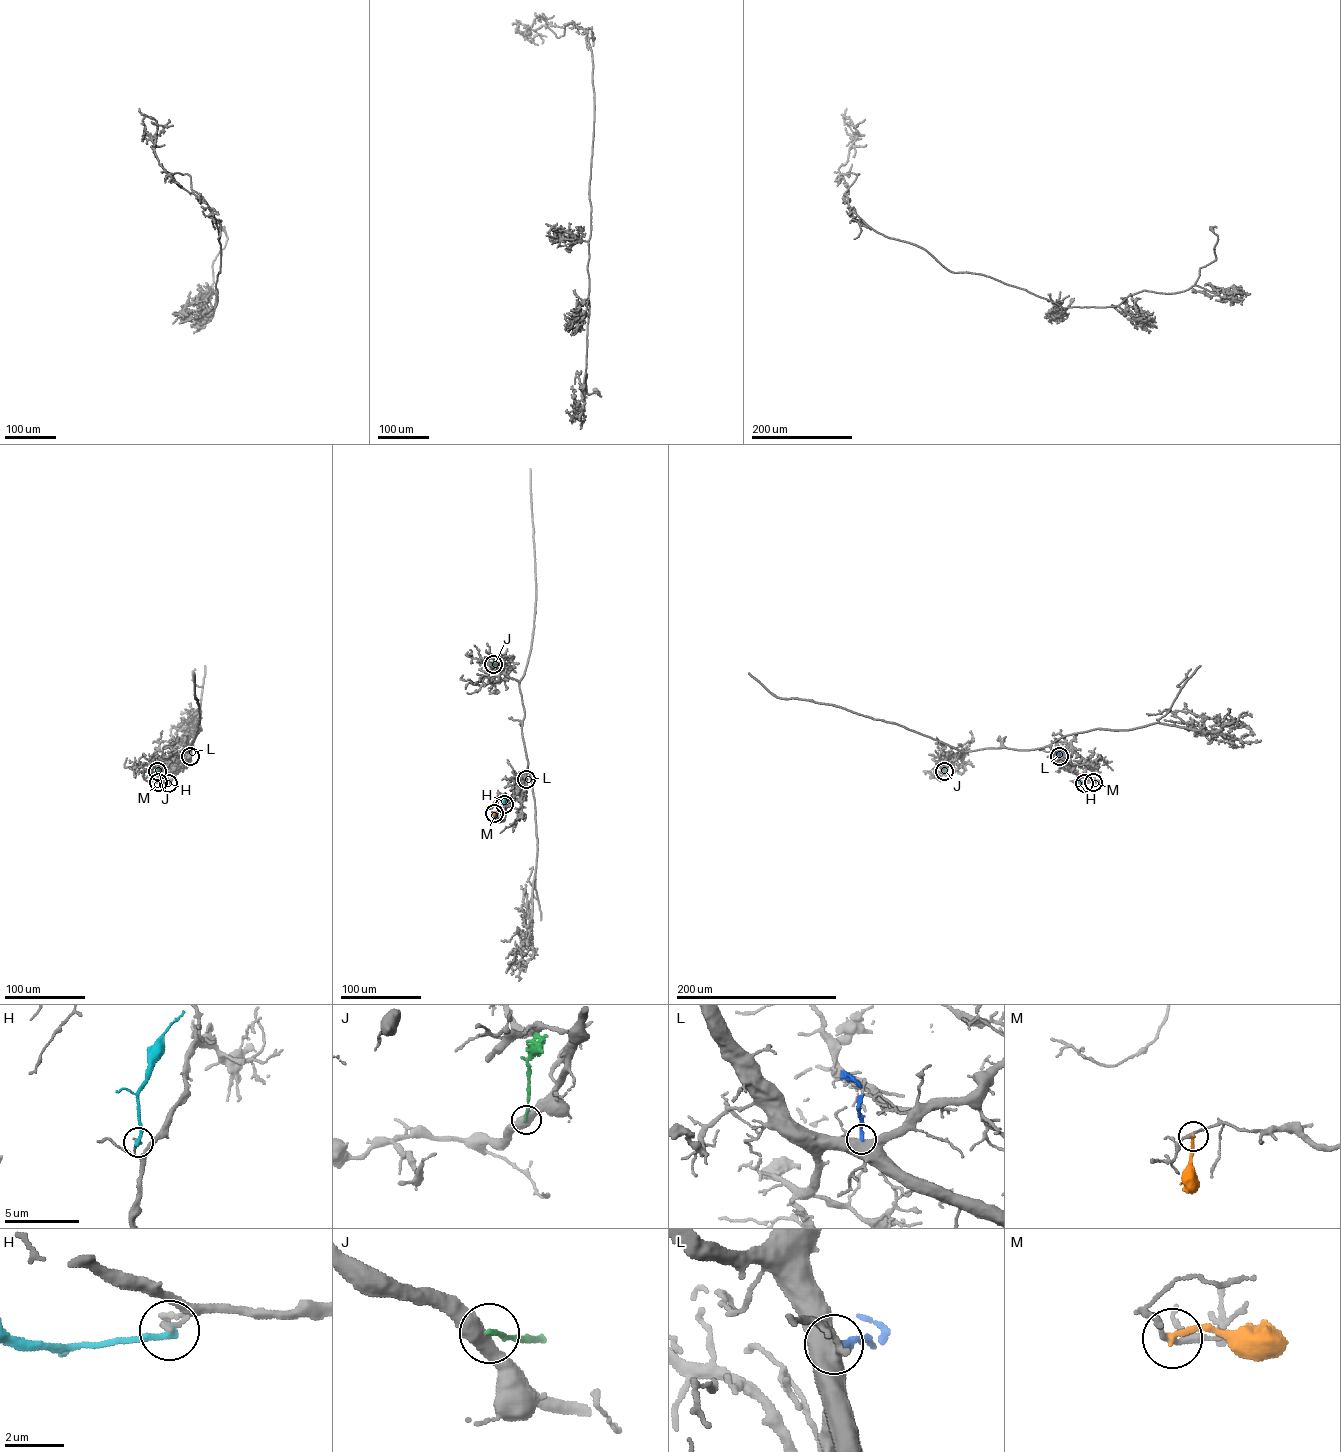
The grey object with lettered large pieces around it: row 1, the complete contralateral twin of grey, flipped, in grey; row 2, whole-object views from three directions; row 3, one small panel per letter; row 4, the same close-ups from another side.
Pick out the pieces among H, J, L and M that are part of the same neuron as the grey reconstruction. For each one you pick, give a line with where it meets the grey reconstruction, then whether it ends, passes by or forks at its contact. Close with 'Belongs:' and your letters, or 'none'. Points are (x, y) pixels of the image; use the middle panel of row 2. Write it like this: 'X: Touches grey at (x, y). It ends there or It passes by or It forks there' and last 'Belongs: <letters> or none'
Belongs: none

